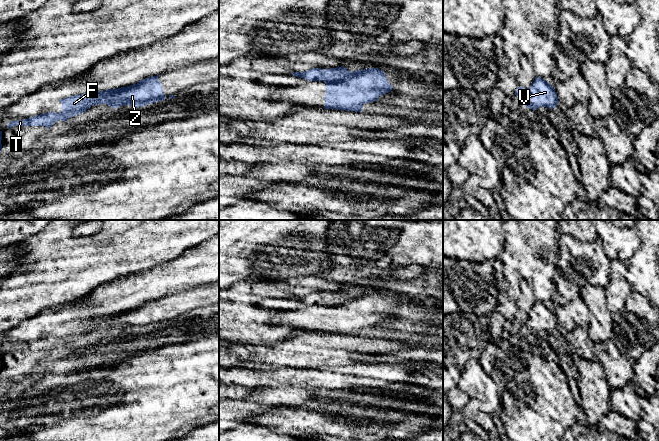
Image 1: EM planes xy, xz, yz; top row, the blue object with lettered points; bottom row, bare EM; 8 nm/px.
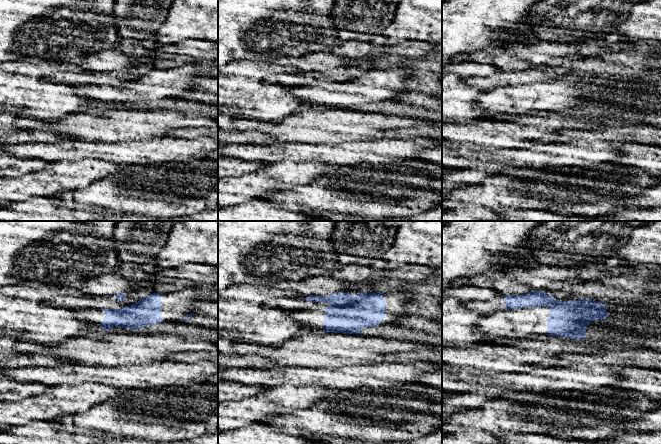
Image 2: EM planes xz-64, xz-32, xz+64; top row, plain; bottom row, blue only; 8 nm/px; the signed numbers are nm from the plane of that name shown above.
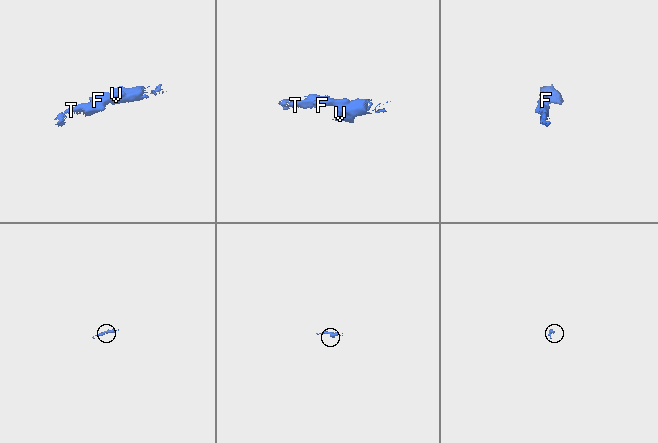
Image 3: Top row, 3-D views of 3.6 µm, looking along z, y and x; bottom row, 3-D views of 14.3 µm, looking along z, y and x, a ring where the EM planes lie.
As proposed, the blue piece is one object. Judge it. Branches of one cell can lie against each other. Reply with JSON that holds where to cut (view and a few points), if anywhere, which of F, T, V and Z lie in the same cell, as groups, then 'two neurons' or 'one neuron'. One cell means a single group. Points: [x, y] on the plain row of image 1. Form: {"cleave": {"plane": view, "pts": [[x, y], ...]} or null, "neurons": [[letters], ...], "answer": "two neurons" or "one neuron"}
{"cleave": {"plane": "xz", "pts": [[354, 296], [342, 303], [326, 304], [324, 306]]}, "neurons": [["F", "T"], ["V", "Z"]], "answer": "two neurons"}

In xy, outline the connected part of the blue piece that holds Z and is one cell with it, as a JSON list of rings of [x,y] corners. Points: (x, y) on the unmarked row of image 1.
[[[157,300],[140,304],[137,308],[121,311],[119,314],[108,313],[110,320],[106,328],[117,333],[120,330],[130,329],[143,331],[158,325],[165,324],[162,308]]]

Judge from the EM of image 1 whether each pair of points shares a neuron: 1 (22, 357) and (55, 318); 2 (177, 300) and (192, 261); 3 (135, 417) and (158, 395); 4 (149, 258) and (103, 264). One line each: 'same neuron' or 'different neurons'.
1: same neuron
2: different neurons
3: different neurons
4: same neuron

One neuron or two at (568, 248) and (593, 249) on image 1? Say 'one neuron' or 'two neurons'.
one neuron

